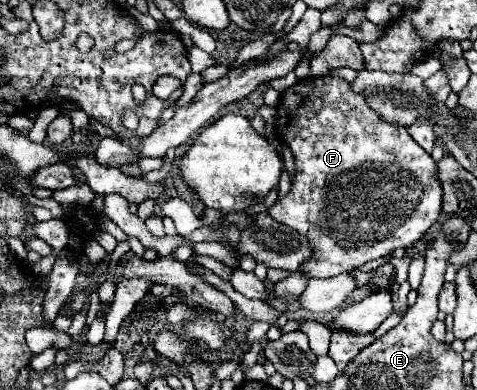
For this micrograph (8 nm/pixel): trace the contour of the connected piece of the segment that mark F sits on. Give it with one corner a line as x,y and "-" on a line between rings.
333,75
299,81
281,97
275,131
295,155
295,179
289,195
275,201
267,213
309,239
313,257
303,265
307,277
335,277
397,247
409,249
439,219
443,189
437,181
437,163
409,137
407,129
383,121
369,109
363,95
353,93
347,81

